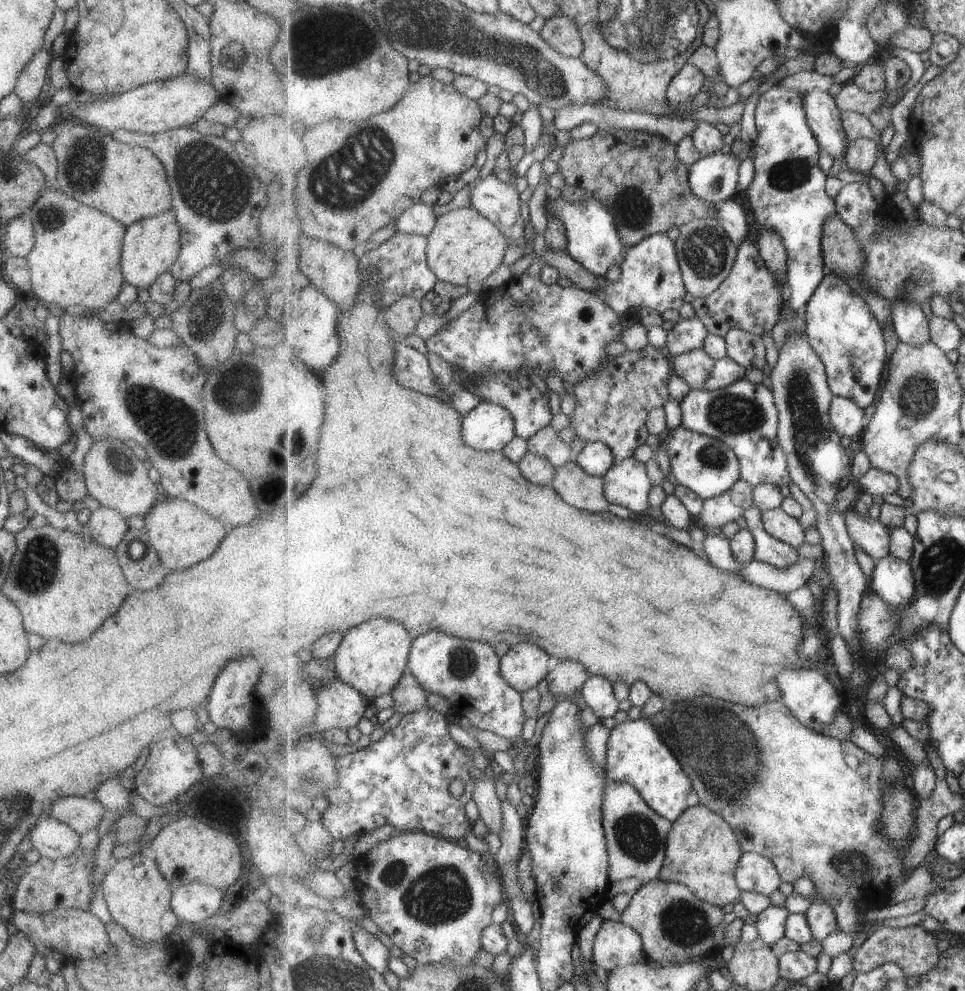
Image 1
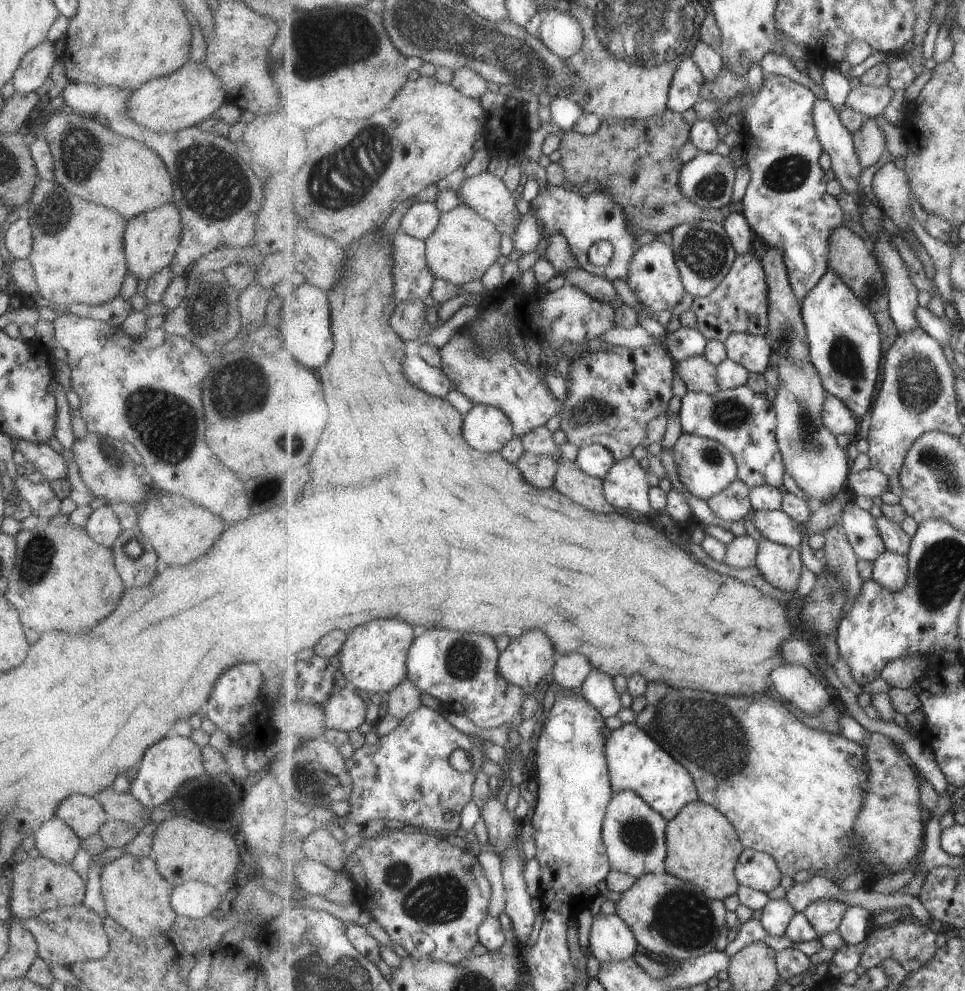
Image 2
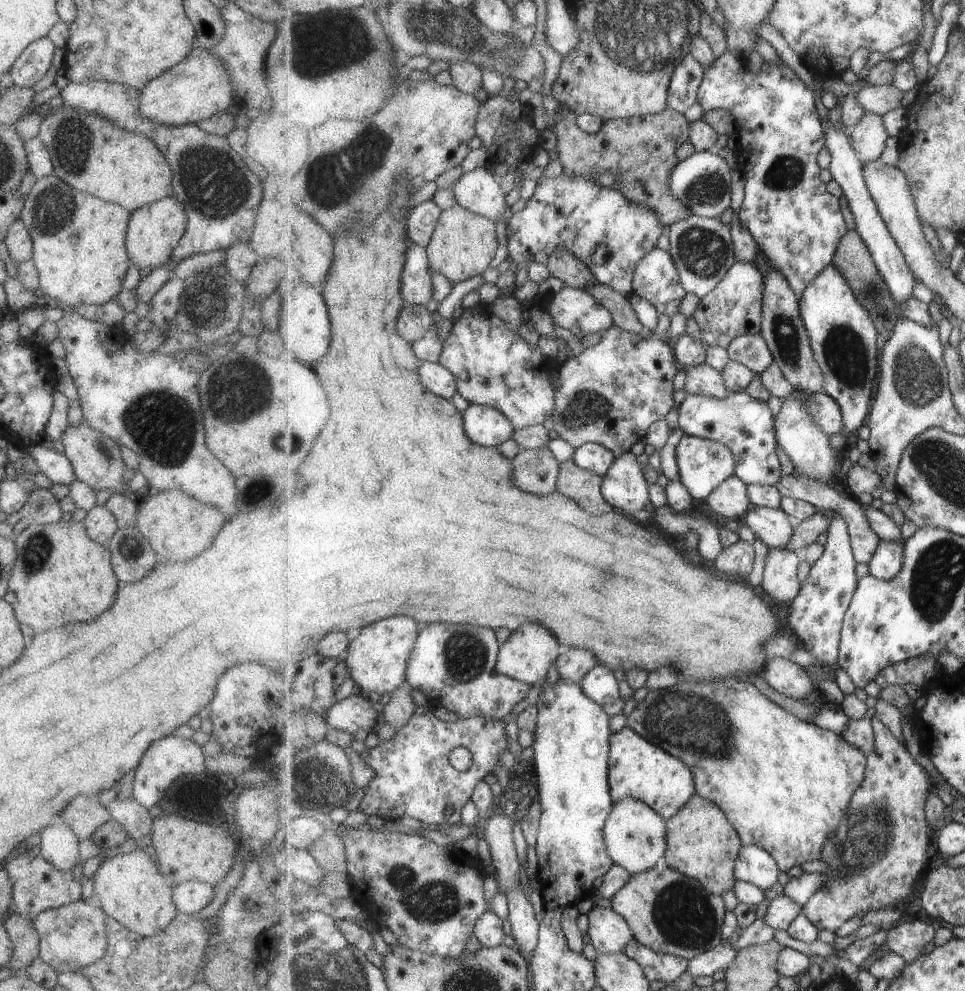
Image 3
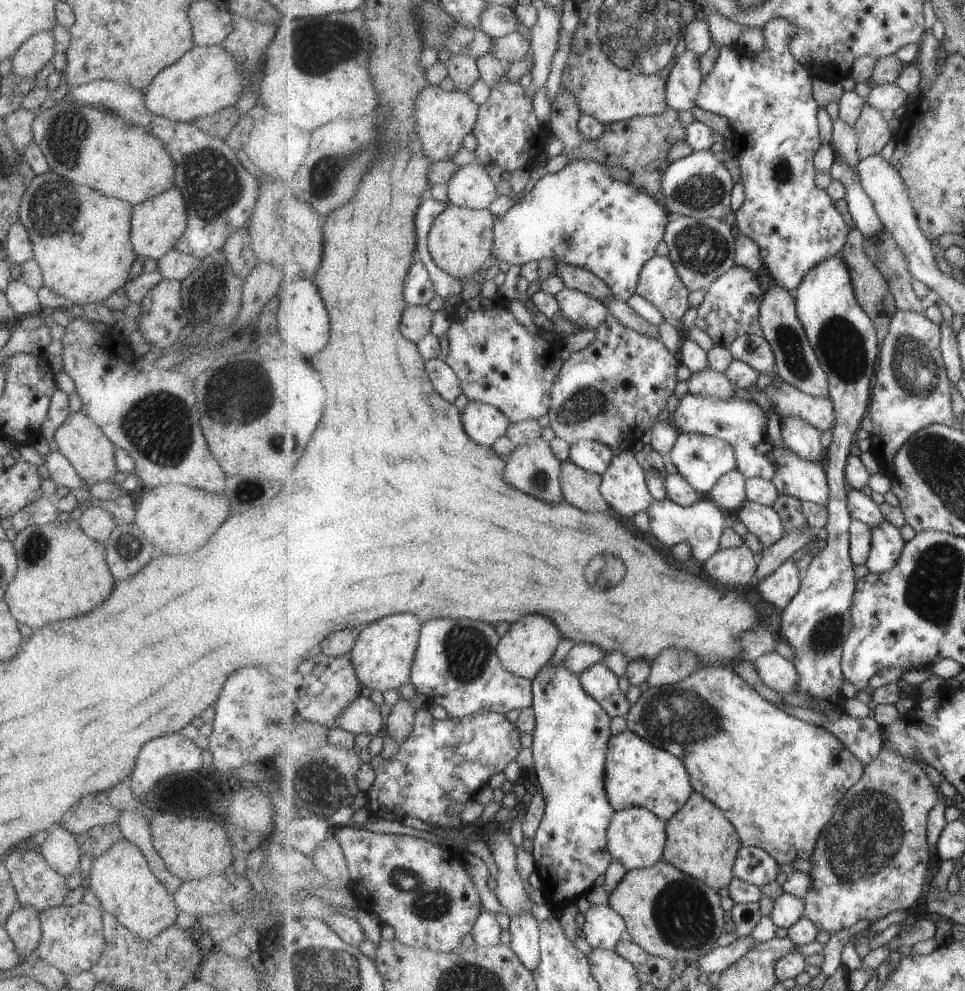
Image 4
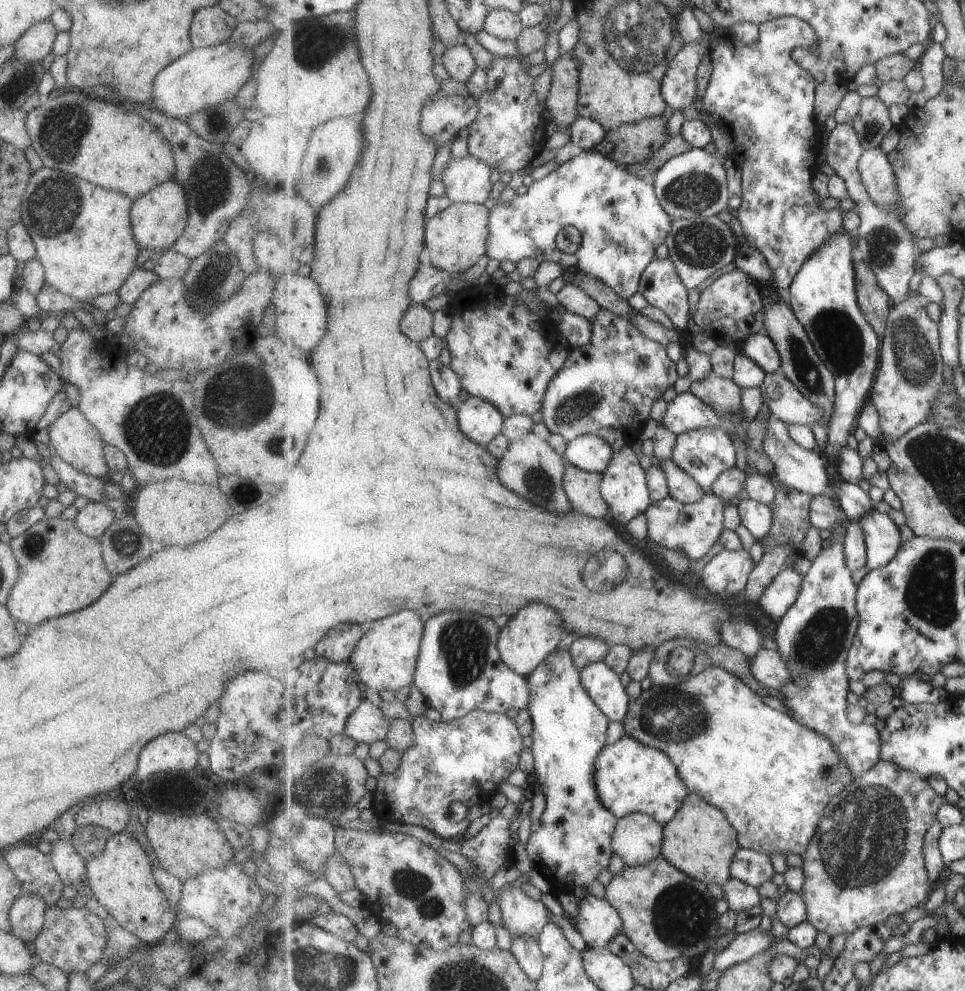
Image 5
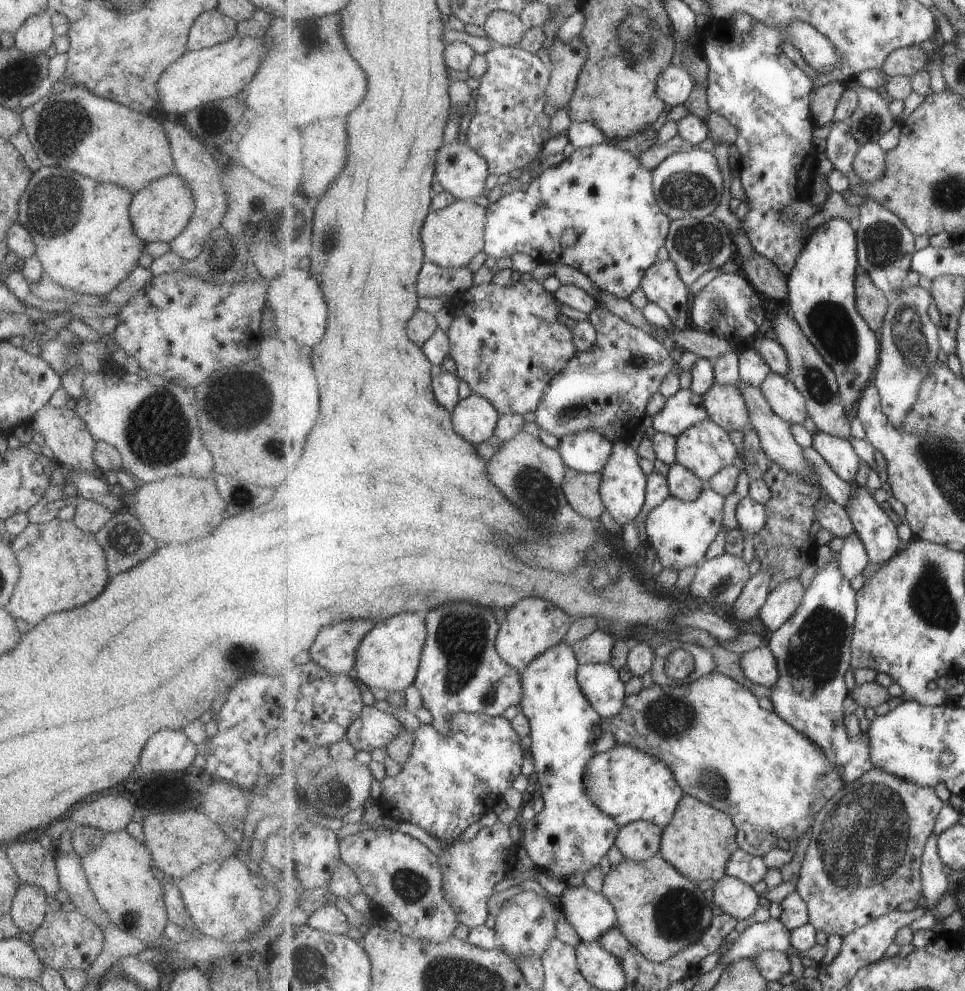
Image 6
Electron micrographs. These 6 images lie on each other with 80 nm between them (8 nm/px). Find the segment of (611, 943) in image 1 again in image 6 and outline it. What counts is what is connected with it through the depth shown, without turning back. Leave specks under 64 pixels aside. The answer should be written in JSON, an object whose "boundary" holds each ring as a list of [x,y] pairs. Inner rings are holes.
{"boundary":[[[583,884],[567,885],[556,902],[583,941],[599,943],[601,935],[618,924],[614,904],[602,891],[594,892]]]}

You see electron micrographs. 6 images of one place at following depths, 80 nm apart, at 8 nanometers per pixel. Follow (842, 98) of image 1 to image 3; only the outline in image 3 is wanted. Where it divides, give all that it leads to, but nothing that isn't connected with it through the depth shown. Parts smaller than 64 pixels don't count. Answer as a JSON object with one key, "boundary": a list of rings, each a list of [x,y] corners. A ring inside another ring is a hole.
{"boundary":[[[894,84],[891,85],[867,85],[856,95],[859,104],[863,105],[866,112],[887,114],[889,110],[901,106],[903,91]]]}

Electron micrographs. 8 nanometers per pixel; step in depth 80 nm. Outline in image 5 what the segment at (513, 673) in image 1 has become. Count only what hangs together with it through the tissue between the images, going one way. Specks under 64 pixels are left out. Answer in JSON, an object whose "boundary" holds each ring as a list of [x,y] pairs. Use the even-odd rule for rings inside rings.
{"boundary":[[[545,604],[525,606],[519,612],[519,616],[511,618],[511,622],[501,632],[498,647],[503,662],[519,674],[528,677],[543,662],[543,659],[546,659],[547,655],[559,649],[563,632],[565,632],[563,620],[553,608],[547,608]]]}

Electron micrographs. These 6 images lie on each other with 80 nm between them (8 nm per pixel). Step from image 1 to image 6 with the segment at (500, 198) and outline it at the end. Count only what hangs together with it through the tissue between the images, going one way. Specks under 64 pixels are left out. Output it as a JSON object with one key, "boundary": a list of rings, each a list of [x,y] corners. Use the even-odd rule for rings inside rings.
{"boundary":[[[465,142],[444,144],[438,152],[437,178],[458,199],[473,200],[485,194],[487,159]]]}

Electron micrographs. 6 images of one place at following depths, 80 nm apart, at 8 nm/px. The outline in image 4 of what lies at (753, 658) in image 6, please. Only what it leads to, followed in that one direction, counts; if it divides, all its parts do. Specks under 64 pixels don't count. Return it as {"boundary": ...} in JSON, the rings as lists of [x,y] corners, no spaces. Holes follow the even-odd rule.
{"boundary":[[[773,651],[760,656],[753,664],[773,690],[781,694],[797,691],[800,676],[793,660],[787,660]]]}

